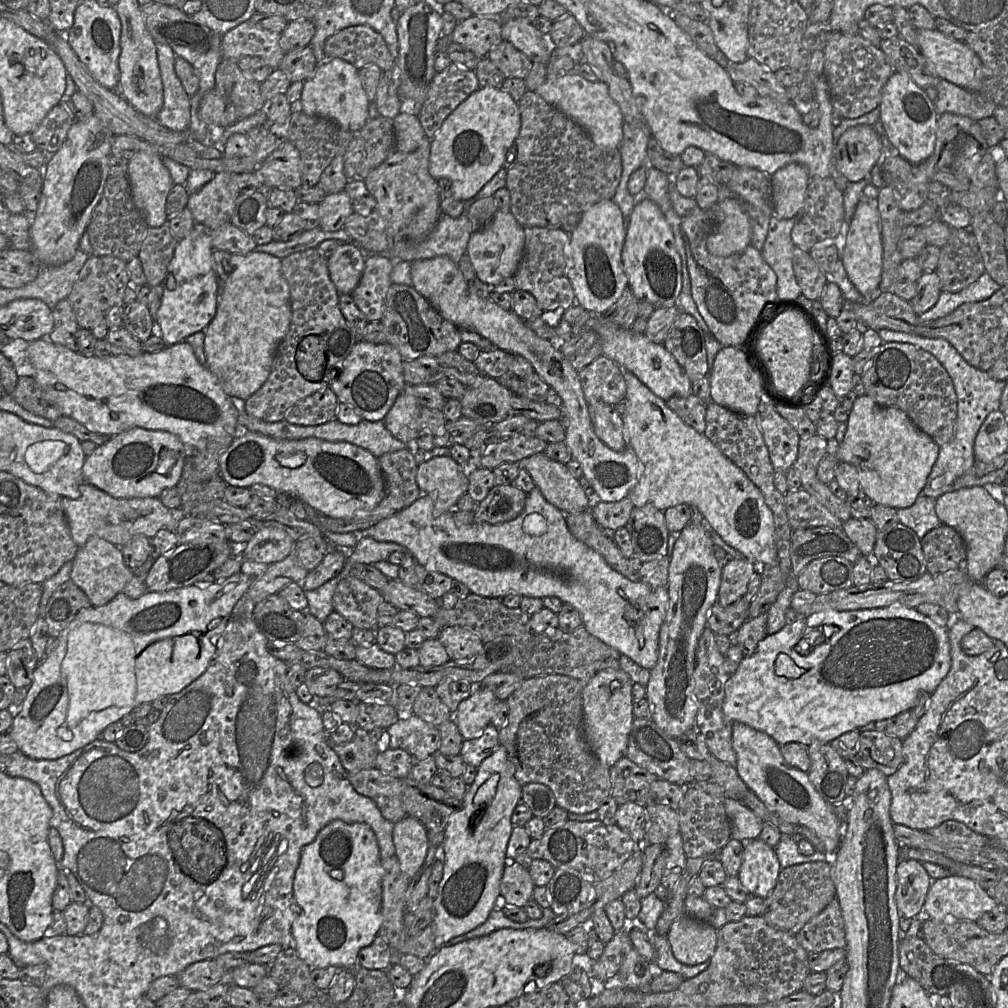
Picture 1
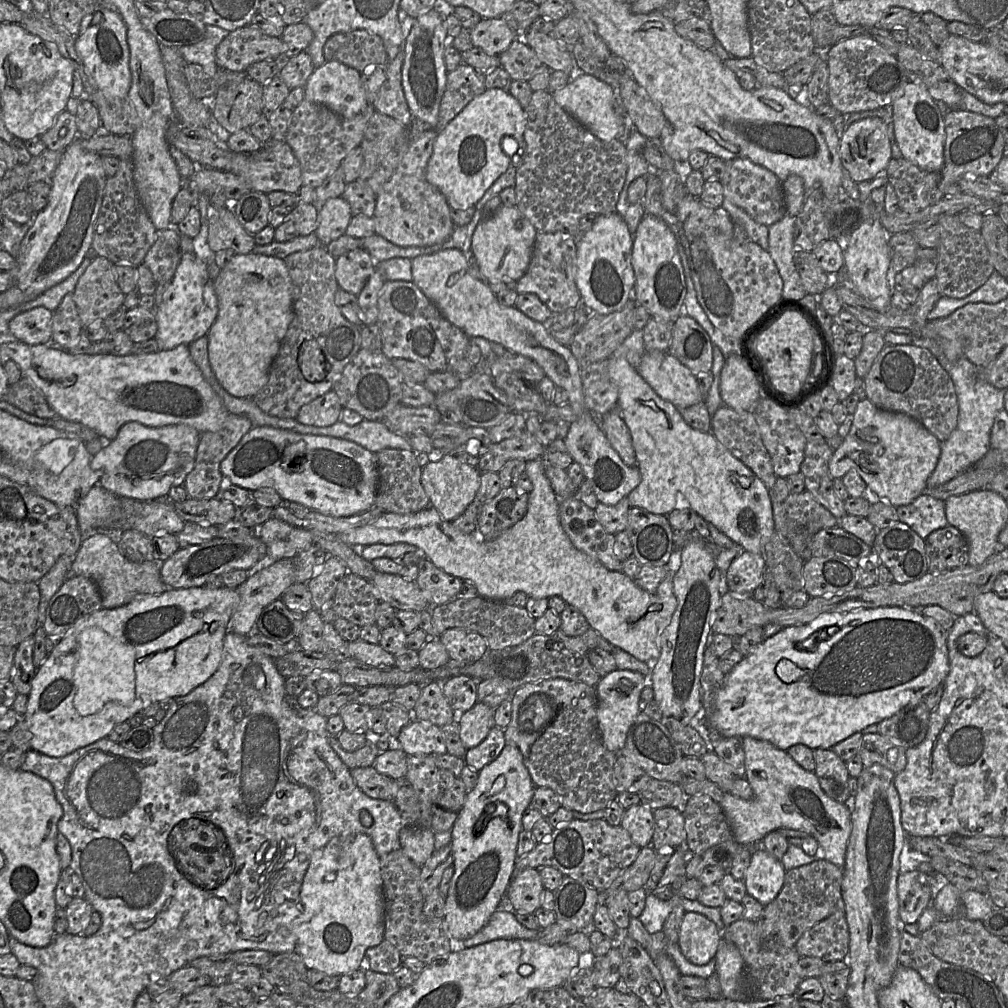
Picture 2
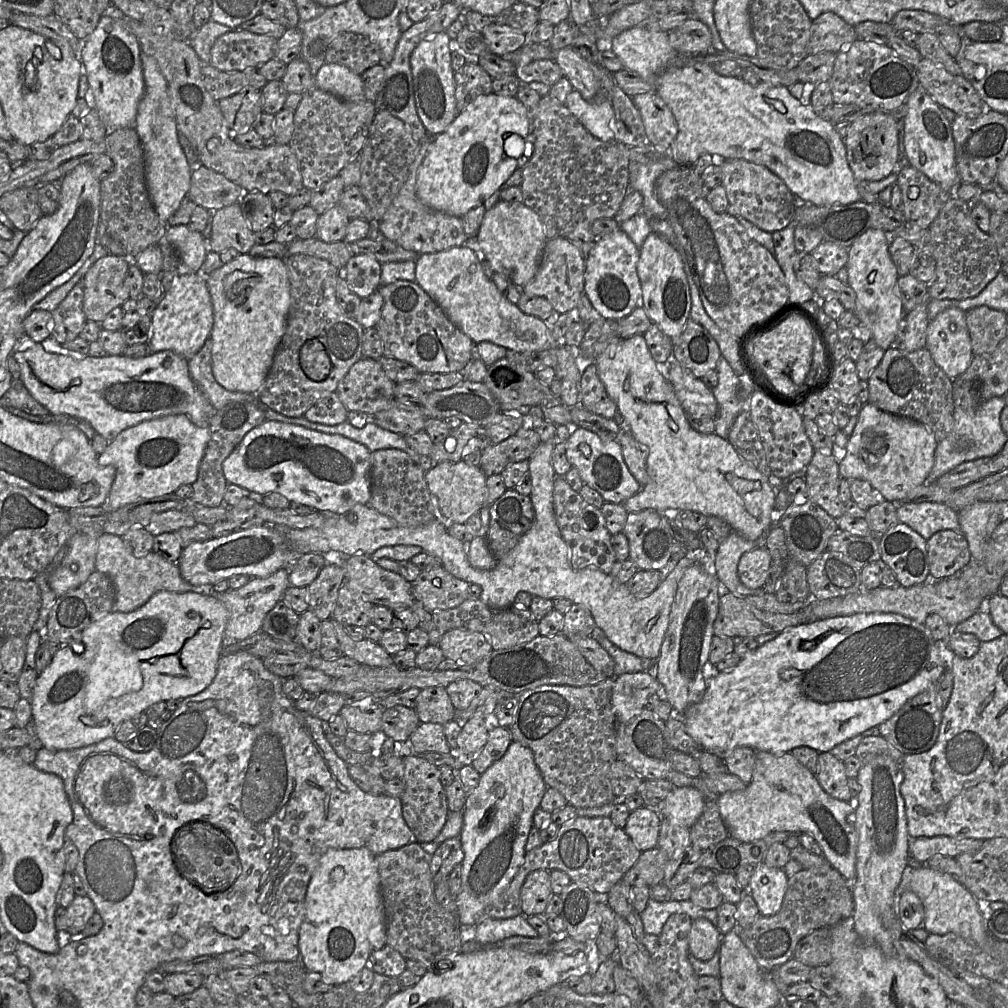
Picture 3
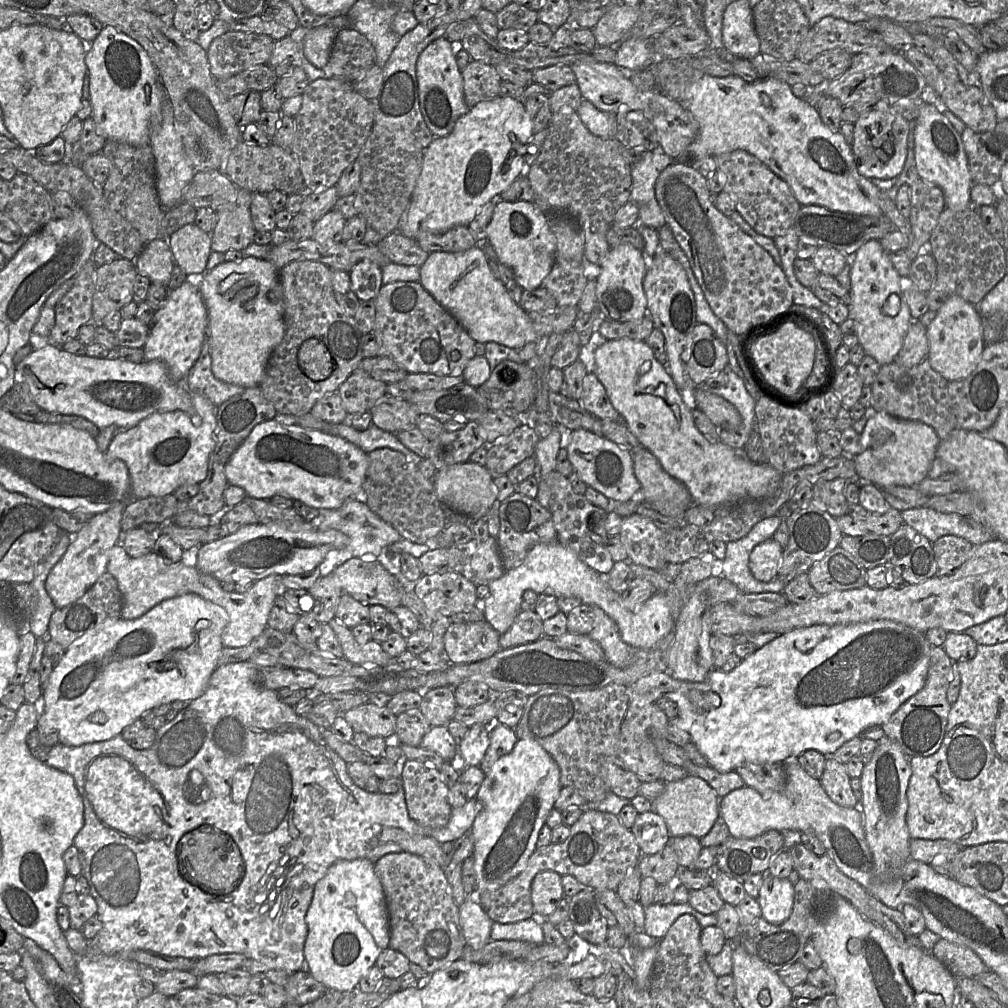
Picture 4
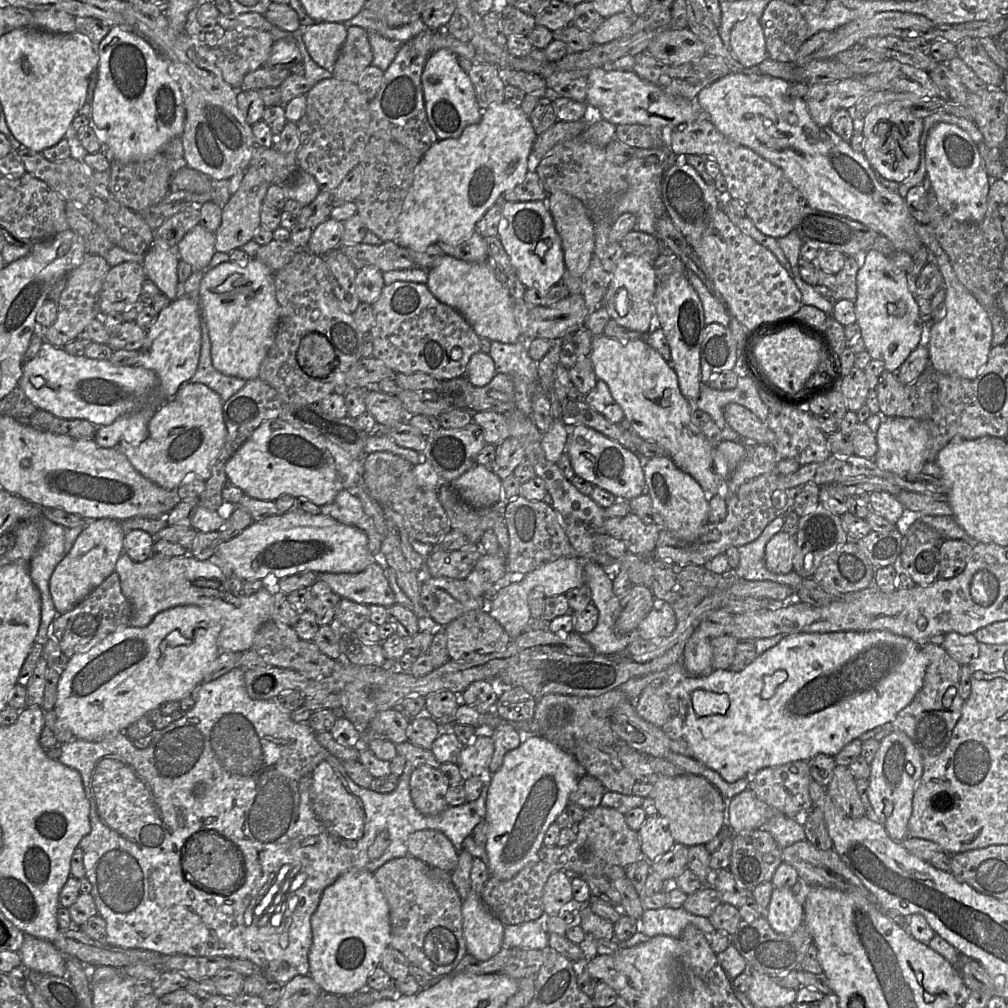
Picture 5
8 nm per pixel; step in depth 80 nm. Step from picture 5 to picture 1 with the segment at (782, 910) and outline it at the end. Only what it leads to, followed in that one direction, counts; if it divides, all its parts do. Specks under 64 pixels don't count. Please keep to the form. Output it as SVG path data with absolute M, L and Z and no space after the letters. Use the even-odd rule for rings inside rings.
M760 839L745 843L737 877L748 893L765 899L775 887L780 870L777 854L772 847Z

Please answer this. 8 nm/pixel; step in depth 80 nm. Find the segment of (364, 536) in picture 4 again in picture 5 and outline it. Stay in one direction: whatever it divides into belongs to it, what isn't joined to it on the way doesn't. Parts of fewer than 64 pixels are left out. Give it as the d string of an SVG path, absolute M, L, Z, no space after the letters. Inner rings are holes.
M341 490L333 502L323 505L321 514L330 516L338 522L354 526L365 532L369 551L379 559L382 536L376 530L373 521L365 513L354 490Z

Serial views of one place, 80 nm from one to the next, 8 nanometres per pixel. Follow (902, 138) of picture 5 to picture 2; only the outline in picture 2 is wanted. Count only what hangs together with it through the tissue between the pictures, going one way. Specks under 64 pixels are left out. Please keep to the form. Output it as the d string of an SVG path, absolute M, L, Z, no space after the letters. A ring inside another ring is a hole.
M878 117L865 118L851 124L839 138L838 155L844 173L854 182L876 178L892 158L887 125Z

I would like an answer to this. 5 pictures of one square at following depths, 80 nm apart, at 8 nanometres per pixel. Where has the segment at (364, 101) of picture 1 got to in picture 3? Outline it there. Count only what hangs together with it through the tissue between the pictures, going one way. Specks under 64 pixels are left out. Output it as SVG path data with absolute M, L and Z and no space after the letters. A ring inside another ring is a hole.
M325 62L314 76L314 85L345 101L366 100L361 76L338 63Z

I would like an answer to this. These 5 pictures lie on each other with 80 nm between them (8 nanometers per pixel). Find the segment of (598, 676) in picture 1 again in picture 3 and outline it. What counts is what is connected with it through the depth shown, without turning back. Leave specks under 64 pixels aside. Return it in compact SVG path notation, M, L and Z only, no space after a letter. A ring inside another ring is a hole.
M646 671L636 673L625 673L615 676L612 689L611 703L615 714L617 726L627 725L628 722L635 716L639 715L646 709L648 698L656 694L659 699L666 700L666 694L663 686Z

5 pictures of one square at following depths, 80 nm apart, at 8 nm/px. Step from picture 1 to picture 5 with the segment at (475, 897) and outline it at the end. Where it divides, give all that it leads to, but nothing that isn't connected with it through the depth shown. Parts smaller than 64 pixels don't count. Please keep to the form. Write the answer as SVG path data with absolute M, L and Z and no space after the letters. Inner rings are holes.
M524 735L520 745L506 753L501 767L492 775L486 800L485 850L490 876L500 880L514 877L543 847L548 828L569 805L569 795L577 788L584 768L569 753L540 735Z

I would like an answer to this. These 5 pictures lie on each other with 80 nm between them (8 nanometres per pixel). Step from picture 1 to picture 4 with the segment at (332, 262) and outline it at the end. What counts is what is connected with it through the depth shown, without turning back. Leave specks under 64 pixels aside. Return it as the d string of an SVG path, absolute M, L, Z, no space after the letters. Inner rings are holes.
M370 261L358 262L349 275L352 290L361 302L374 300L383 286L382 267Z

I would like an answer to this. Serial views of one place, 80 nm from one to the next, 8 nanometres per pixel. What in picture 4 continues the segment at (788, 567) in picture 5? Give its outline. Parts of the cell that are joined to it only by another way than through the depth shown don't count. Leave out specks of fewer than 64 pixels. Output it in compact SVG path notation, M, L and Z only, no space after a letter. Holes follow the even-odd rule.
M772 538L754 547L749 558L753 576L762 582L777 578L784 548Z

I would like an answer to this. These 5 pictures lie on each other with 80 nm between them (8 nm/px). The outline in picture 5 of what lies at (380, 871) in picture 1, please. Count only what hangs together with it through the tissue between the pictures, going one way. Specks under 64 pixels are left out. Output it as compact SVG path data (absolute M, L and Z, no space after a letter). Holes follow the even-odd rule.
M366 870L341 874L323 891L310 924L309 975L322 992L344 995L366 988L368 976L390 947L391 935L389 906L374 874Z

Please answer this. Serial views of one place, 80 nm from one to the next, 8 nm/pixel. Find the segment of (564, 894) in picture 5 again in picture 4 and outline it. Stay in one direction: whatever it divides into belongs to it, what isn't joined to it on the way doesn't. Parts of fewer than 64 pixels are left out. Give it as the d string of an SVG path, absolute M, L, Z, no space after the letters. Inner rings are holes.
M543 871L535 876L531 885L531 899L534 916L539 920L551 915L563 897L560 874L554 871Z

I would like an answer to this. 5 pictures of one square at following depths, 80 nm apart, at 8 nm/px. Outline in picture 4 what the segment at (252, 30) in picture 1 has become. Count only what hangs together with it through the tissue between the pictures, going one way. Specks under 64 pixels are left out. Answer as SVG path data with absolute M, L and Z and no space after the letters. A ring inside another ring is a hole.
M230 30L216 37L207 57L212 75L225 79L268 63L274 39L265 34Z

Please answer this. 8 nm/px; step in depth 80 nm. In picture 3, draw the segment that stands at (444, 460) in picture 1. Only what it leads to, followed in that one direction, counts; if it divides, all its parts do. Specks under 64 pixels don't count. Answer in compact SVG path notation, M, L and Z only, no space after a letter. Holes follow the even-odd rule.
M462 460L441 462L425 472L425 481L438 515L446 523L466 523L469 517L480 512L488 497L486 478L480 467Z

